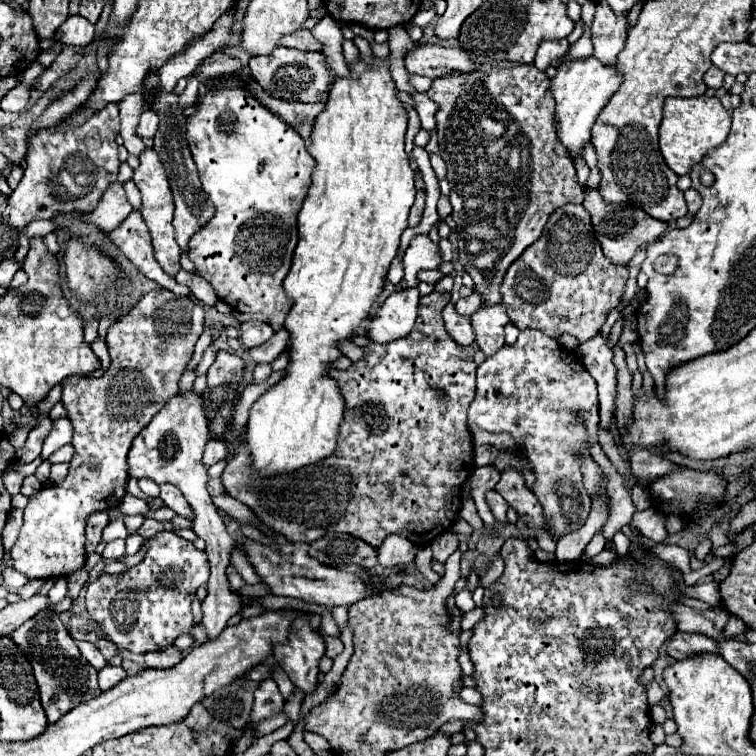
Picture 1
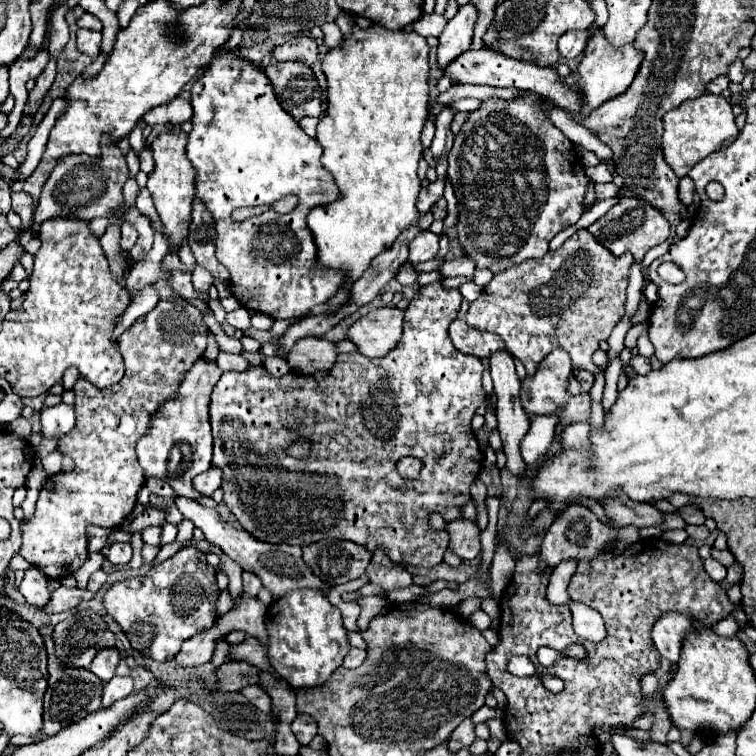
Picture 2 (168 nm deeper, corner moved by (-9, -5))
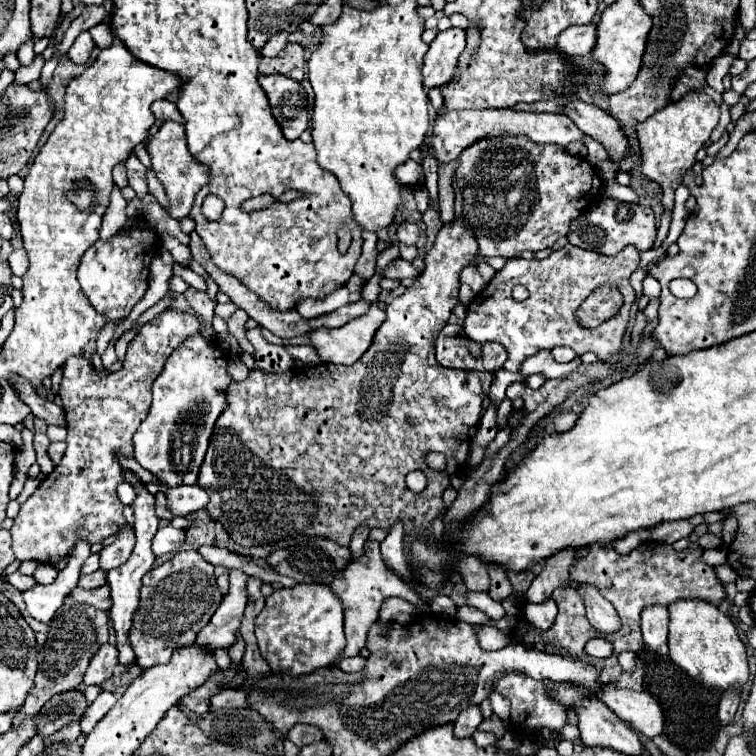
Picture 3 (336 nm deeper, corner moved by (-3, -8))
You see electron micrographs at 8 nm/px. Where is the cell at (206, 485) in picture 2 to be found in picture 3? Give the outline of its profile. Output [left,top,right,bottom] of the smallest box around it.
[167,484,209,516]

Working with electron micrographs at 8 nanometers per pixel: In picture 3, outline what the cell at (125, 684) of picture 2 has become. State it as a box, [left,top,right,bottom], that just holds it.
[81,692,117,736]

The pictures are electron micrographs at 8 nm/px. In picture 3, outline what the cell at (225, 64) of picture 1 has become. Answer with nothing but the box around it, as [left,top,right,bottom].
[263,34,287,56]

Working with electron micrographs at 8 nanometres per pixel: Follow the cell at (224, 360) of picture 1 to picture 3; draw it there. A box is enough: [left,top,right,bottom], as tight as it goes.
[199,218,483,548]

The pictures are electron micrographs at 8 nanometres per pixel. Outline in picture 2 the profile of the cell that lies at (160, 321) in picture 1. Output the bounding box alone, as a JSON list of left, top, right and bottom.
[21,299,207,577]

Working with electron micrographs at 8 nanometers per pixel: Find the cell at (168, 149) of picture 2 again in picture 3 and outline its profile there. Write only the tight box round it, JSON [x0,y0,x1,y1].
[147,122,209,220]

